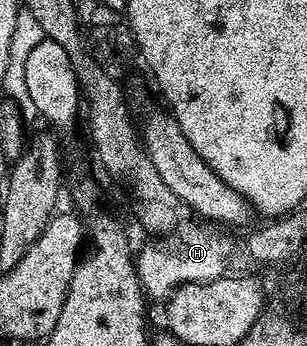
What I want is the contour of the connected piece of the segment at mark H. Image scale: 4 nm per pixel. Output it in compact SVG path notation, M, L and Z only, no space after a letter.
M197 221L182 223L176 230L164 237L154 238L142 251L136 252L137 276L142 292L150 300L168 300L176 287L182 287L185 283L210 283L228 272L225 270L228 269L229 262L237 255L236 245L224 235L224 230L195 222Z

